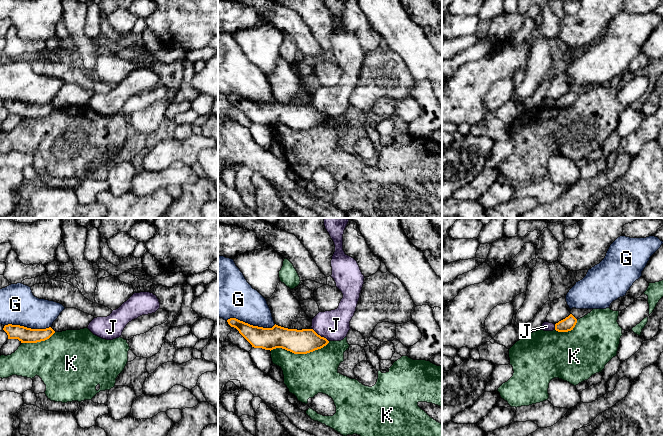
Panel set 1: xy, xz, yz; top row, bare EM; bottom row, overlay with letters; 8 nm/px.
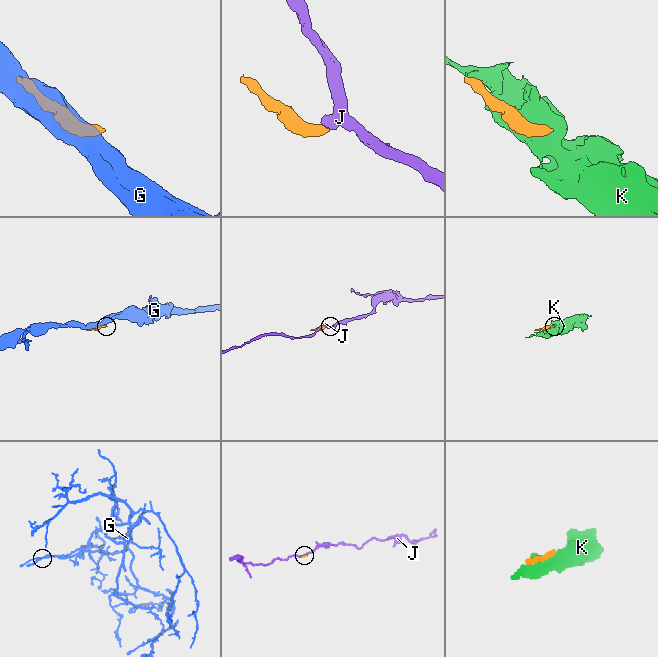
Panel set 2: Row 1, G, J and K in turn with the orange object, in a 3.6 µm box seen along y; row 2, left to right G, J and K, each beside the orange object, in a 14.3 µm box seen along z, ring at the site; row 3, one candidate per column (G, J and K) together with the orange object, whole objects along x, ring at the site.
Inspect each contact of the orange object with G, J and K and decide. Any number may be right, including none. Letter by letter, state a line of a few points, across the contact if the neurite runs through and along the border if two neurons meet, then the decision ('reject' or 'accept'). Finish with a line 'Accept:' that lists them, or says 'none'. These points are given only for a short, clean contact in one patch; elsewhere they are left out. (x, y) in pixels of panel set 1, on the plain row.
G: reject
J: xz (312, 104), (328, 117) | reject
K: reject
Accept: none

